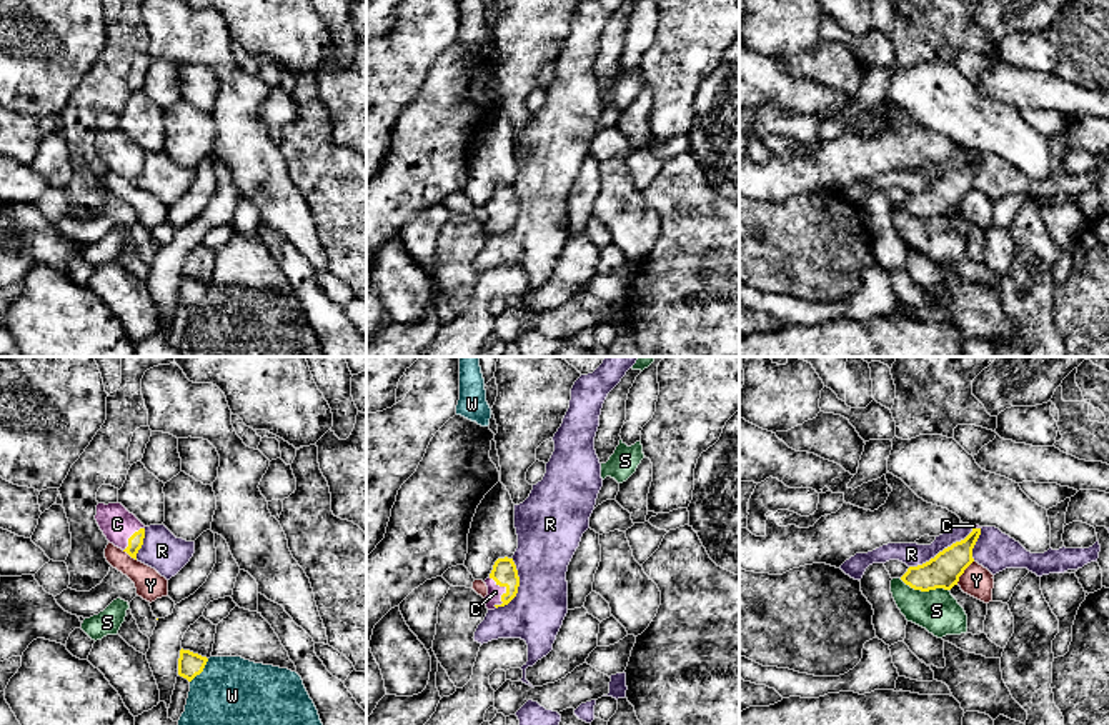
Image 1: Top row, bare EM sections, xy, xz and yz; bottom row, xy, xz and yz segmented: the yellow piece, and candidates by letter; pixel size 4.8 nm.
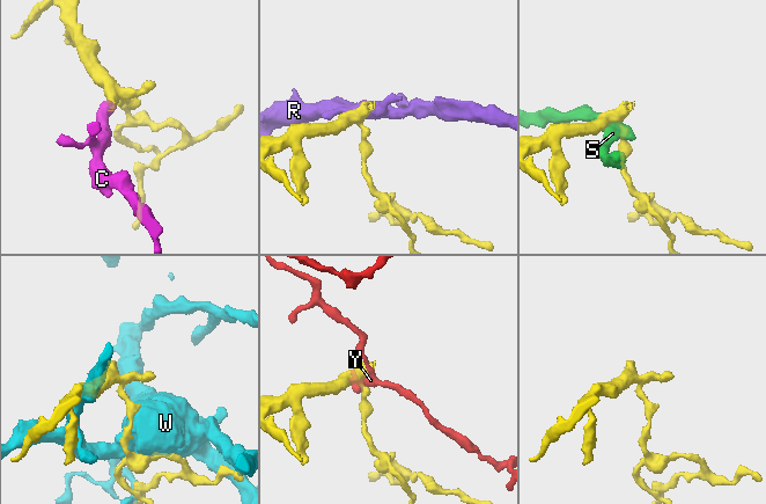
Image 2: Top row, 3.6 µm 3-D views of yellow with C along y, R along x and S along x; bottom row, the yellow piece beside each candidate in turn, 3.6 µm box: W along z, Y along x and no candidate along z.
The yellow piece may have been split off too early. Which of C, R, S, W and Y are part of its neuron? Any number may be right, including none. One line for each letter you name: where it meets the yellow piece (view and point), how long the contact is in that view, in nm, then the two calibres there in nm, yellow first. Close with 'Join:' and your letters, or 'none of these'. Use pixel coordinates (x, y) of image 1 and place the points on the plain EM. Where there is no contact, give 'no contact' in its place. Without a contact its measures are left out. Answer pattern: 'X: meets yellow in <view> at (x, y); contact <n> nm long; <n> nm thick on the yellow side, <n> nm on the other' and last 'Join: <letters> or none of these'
C: meets yellow in xz at (507, 217); contact 160 nm long; 120 nm thick on the yellow side, 70 nm on the other
Join: C

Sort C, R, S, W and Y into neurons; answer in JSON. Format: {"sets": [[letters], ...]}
{"sets": [["C"], ["R"], ["S"], ["W"], ["Y"]]}

